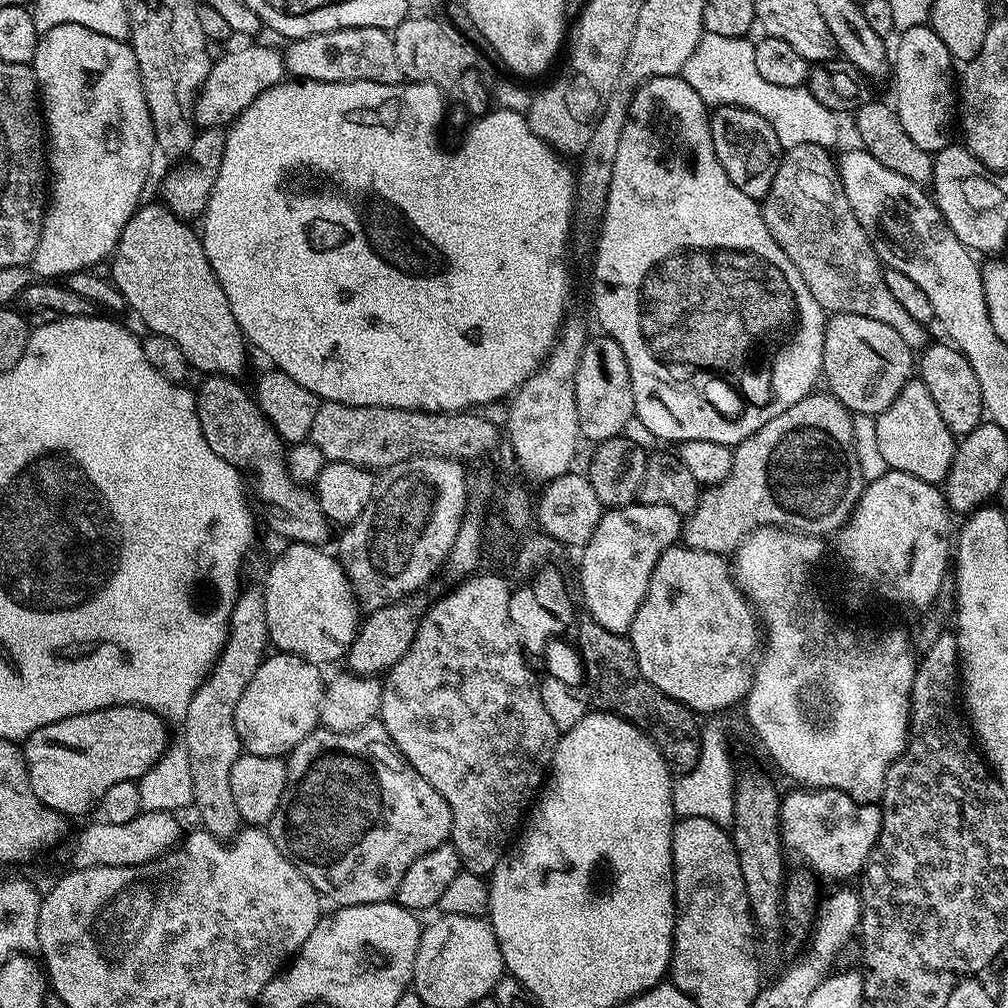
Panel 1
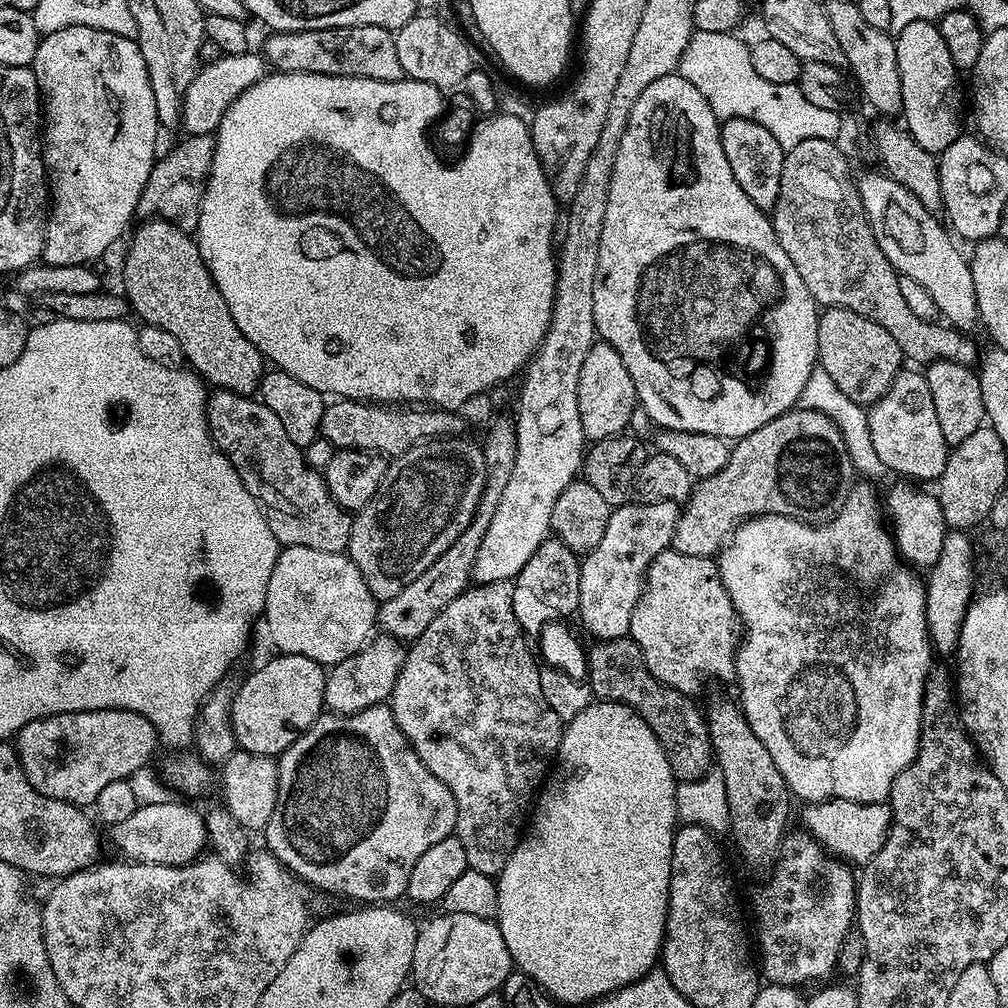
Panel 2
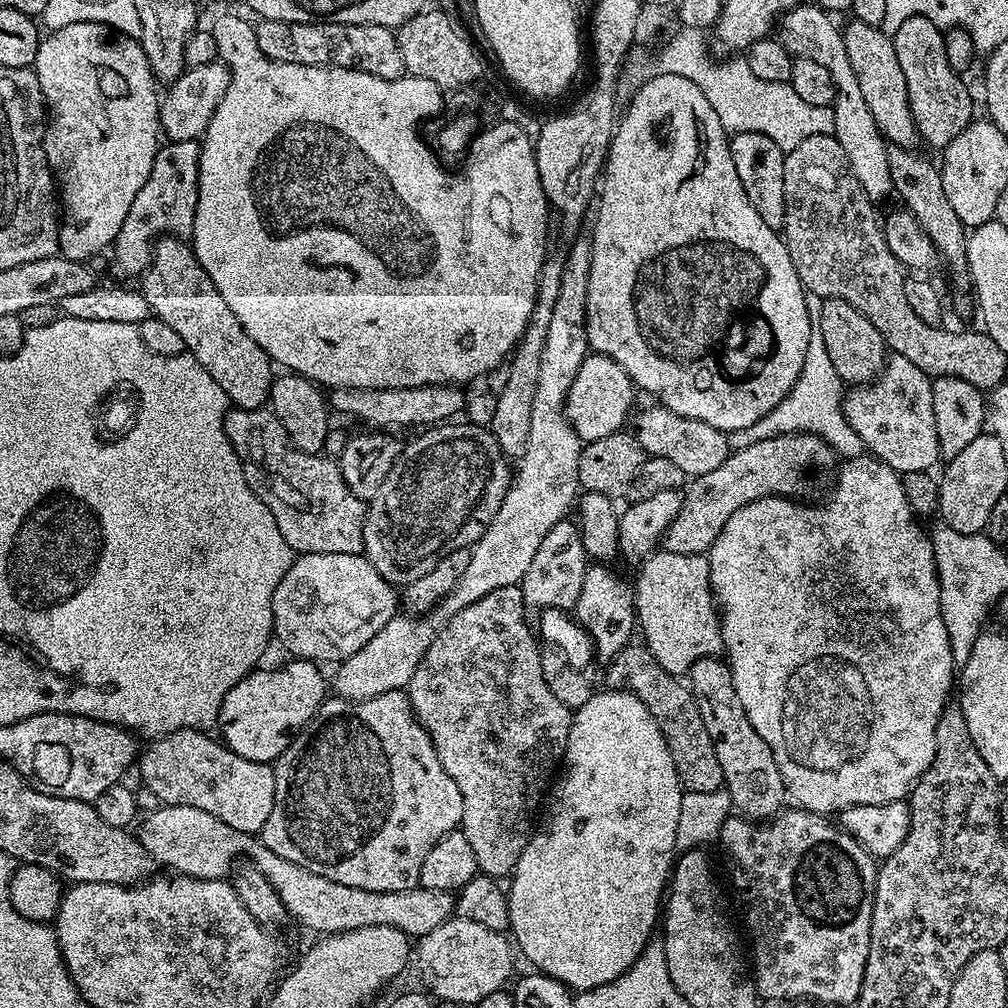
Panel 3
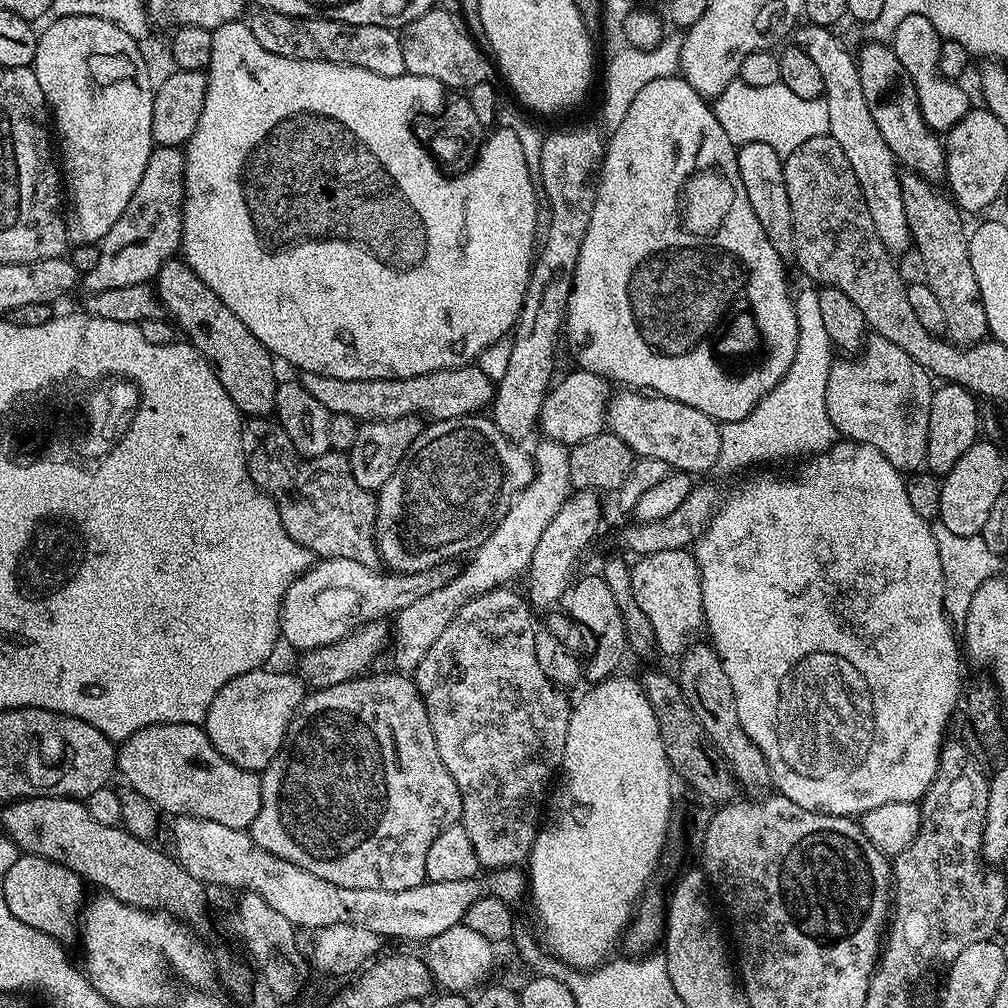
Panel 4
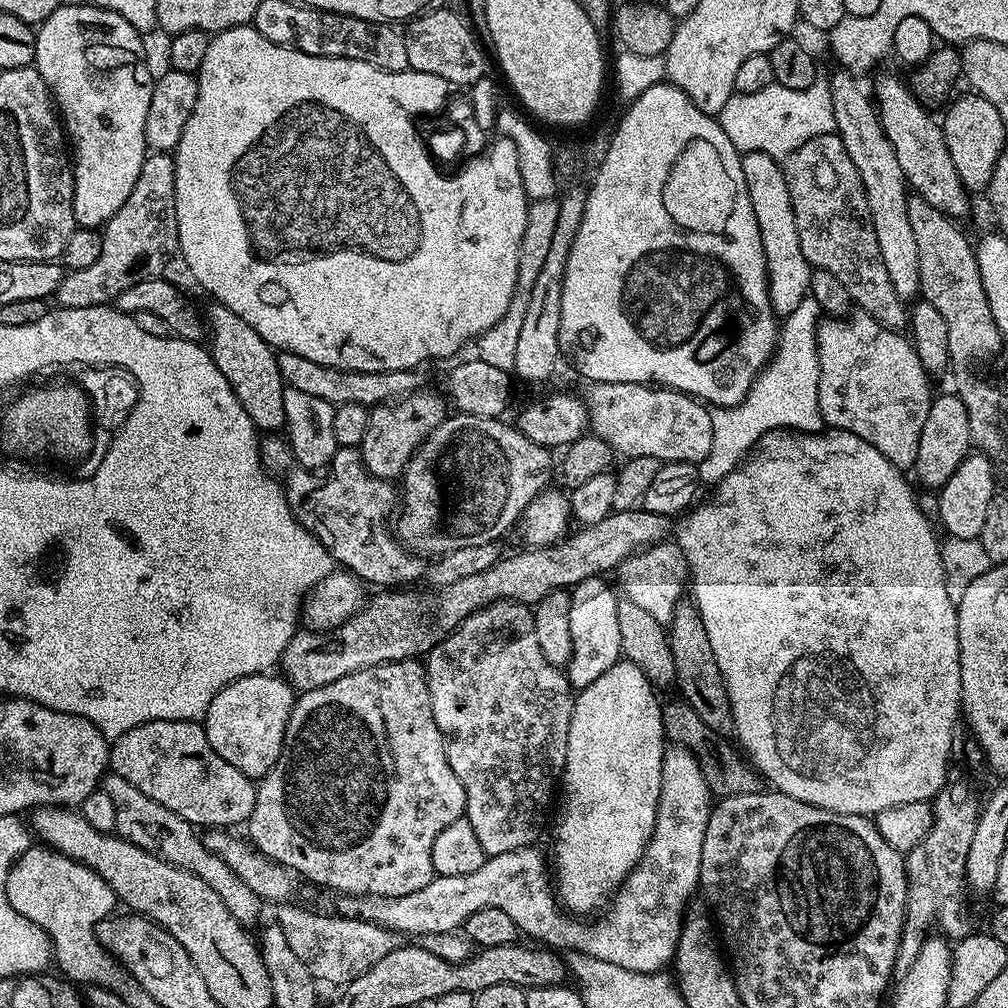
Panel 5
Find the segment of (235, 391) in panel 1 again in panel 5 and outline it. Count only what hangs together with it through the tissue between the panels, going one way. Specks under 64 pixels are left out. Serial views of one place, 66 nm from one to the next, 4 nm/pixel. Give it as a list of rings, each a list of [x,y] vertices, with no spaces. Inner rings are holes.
[[[268,434],[260,440],[260,463],[272,474],[289,471],[282,476],[282,487],[292,516],[332,555],[333,561],[341,569],[351,572],[357,580],[365,585],[408,586],[411,580],[419,576],[421,579],[425,575],[425,561],[401,547],[390,531],[390,521],[398,508],[397,489],[395,492],[389,481],[379,480],[377,476],[369,474],[360,457],[359,448],[337,447],[332,463],[319,474],[313,474],[309,469],[294,466],[292,449],[288,447],[288,441],[283,435]]]

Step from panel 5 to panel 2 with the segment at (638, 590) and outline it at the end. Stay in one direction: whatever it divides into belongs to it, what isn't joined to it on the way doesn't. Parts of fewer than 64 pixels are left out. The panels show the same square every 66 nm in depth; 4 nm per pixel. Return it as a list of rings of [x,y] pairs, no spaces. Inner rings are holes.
[[[665,550],[654,558],[644,577],[644,591],[634,606],[628,636],[639,646],[642,658],[658,683],[678,690],[683,696],[695,697],[708,676],[731,681],[736,675],[736,649],[742,639],[742,625],[722,578],[717,561],[711,556],[691,556]]]

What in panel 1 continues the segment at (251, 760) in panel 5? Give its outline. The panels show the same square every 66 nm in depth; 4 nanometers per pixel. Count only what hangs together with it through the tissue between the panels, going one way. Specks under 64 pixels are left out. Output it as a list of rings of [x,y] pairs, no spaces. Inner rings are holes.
[[[291,654],[275,655],[264,659],[258,666],[258,674],[250,678],[250,686],[238,698],[234,722],[245,753],[284,758],[320,724],[326,680],[320,677],[321,669],[309,660]]]

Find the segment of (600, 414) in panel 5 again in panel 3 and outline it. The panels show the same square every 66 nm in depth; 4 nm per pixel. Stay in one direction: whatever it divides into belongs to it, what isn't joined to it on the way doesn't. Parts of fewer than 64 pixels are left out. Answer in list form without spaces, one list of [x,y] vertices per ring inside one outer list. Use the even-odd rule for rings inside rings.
[[[663,406],[655,407],[646,409],[640,416],[638,439],[644,453],[658,458],[670,458],[670,462],[674,462],[674,466],[678,466],[678,470],[682,470],[685,477],[688,478],[710,474],[710,470],[718,470],[718,466],[722,466],[722,462],[726,462],[730,451],[730,440],[725,433],[719,432],[714,426],[710,426],[710,422],[698,422],[698,418],[686,418],[674,414],[670,409]]]

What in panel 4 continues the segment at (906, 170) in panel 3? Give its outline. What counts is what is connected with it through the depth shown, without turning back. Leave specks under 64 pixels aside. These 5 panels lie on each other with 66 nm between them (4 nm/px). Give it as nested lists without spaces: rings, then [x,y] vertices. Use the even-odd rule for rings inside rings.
[[[901,171],[900,185],[902,210],[906,210],[914,252],[920,255],[920,264],[924,267],[923,279],[930,290],[934,290],[946,314],[947,339],[961,346],[976,344],[989,335],[989,330],[982,294],[978,290],[978,278],[974,278],[974,269],[970,266],[970,232],[967,227],[964,229],[965,217],[957,208],[955,200],[943,191],[940,193],[933,181],[922,178],[917,172]]]

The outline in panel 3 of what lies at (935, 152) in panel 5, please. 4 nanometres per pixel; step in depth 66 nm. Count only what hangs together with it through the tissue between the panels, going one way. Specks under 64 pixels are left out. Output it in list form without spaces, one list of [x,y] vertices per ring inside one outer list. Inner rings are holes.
[[[855,18],[849,19],[842,31],[846,42],[846,54],[850,58],[850,67],[858,74],[858,86],[866,98],[866,106],[870,114],[874,114],[874,122],[878,122],[878,130],[889,145],[898,148],[919,149],[922,139],[914,116],[910,110],[910,97],[907,94],[906,79],[901,63],[897,59],[892,37],[885,34],[881,27],[875,28]]]

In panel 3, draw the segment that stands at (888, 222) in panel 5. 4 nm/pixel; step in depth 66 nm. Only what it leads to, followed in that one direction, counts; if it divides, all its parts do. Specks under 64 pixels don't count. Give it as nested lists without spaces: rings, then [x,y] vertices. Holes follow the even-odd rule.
[[[802,2],[796,8],[785,12],[778,21],[778,39],[786,46],[786,50],[796,56],[811,58],[819,62],[828,73],[836,87],[836,97],[831,109],[834,114],[834,135],[846,158],[850,162],[850,170],[854,178],[862,186],[862,190],[874,202],[880,202],[893,195],[890,178],[890,158],[887,140],[878,130],[878,122],[874,122],[874,114],[866,106],[866,98],[858,86],[858,74],[850,67],[850,58],[846,54],[846,42],[843,31],[838,27],[831,15],[815,3]]]

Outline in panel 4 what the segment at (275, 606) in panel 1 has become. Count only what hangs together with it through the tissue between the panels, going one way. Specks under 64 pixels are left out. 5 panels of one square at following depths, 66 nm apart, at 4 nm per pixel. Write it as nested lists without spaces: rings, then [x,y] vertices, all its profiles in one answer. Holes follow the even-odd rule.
[[[350,558],[317,559],[284,591],[284,601],[280,604],[283,643],[288,643],[295,650],[336,644],[362,625],[372,620],[384,620],[410,606],[410,602],[418,602],[422,594],[442,590],[442,586],[456,576],[458,568],[457,565],[434,562],[421,572],[389,574],[380,571]]]

